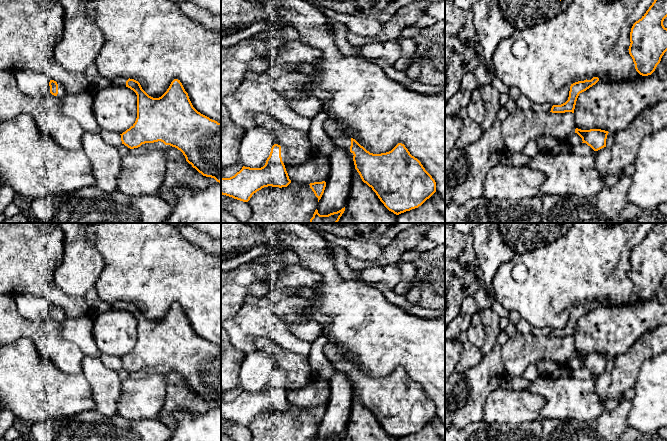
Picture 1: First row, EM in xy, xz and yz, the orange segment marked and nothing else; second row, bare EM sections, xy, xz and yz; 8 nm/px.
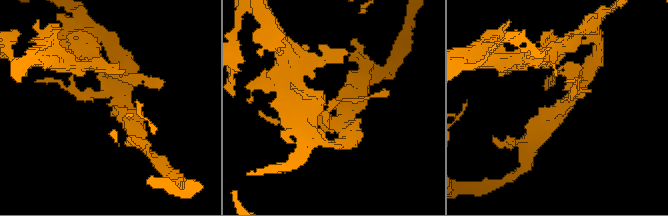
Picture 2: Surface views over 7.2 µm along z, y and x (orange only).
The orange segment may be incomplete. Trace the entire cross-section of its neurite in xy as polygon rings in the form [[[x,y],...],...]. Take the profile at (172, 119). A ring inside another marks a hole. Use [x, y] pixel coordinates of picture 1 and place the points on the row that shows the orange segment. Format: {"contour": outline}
{"contour": [[[118,77],[112,85],[126,86],[137,95],[137,118],[135,123],[121,135],[122,144],[130,149],[145,143],[161,141],[180,150],[186,161],[203,176],[221,183],[221,123],[198,112],[192,105],[182,83],[174,79],[167,91],[159,98],[149,96],[134,79]]]}

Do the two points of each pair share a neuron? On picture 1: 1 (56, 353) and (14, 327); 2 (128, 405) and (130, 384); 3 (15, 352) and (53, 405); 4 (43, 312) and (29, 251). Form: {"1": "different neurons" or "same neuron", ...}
{"1": "same neuron", "2": "same neuron", "3": "same neuron", "4": "different neurons"}

